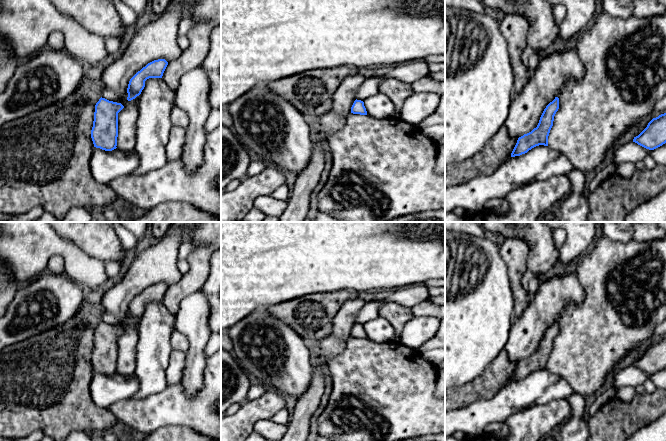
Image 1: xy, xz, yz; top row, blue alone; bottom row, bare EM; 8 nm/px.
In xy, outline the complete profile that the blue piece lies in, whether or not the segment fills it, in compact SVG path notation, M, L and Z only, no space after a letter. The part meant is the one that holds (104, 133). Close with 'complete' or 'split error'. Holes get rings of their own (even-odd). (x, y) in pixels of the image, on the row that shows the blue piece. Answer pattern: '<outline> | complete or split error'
M100 98L95 105L91 138L94 147L112 151L117 147L118 113L124 108L121 103Z | complete

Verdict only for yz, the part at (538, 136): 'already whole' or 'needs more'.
already whole

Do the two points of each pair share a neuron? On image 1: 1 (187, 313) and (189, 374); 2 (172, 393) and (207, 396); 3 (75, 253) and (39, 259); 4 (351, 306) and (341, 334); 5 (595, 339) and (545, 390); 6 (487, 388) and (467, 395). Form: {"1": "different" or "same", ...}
{"1": "same", "2": "same", "3": "same", "4": "same", "5": "different", "6": "same"}

